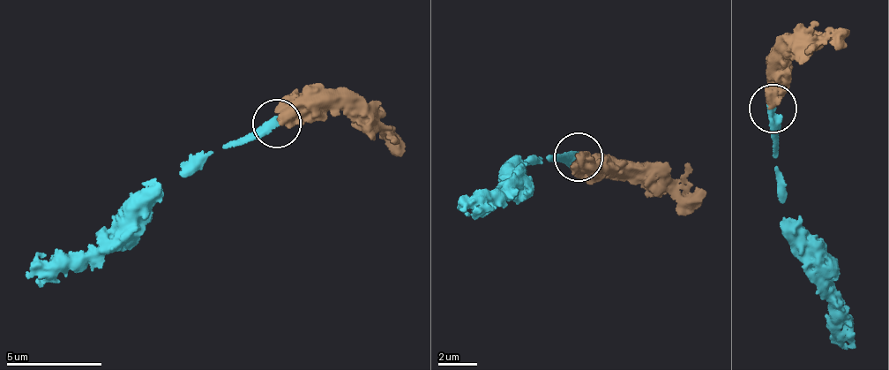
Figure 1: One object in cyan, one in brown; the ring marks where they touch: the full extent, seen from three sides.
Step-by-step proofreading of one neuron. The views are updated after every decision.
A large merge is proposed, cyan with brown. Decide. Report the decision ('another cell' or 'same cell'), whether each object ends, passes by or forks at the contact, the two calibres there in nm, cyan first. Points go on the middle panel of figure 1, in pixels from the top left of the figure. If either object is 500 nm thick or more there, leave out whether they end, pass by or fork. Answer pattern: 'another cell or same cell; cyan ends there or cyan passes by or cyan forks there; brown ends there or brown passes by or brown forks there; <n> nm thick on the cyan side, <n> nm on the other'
same cell; 440 nm thick on the cyan side, 550 nm on the other

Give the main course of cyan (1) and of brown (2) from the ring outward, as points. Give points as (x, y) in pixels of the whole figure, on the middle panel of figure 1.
1: (577, 156), (519, 161), (519, 177), (465, 209)
2: (581, 157), (663, 175), (706, 195)

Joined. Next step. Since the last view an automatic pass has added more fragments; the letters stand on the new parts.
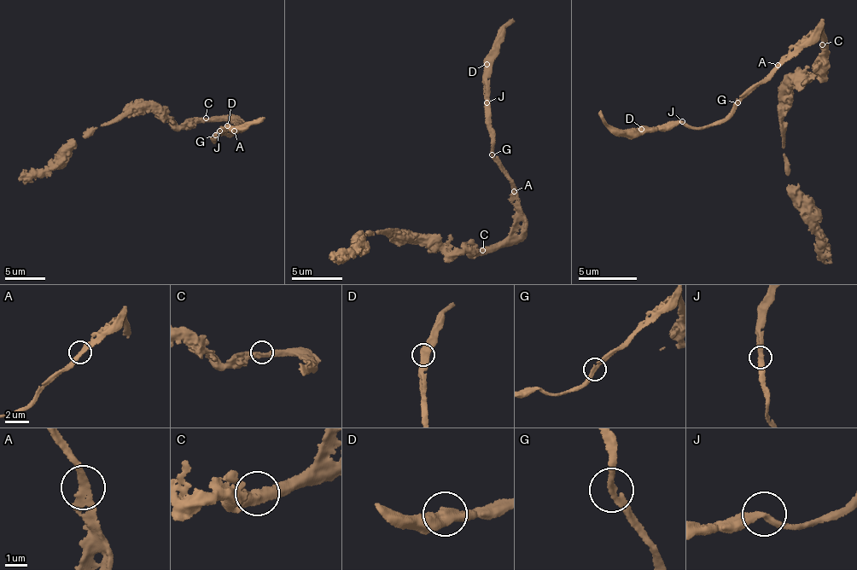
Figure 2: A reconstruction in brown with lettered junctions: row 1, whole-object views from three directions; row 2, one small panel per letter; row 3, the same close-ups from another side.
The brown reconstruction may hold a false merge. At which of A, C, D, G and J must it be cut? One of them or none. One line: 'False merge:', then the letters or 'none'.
False merge: none

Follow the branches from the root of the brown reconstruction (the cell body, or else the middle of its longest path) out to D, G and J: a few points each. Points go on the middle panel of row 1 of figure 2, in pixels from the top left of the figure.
D: (488, 252), (509, 234), (520, 212), (509, 178), (500, 169), (492, 148), (486, 118), (485, 84), (486, 64)
G: (488, 252), (509, 234), (520, 212), (509, 178), (495, 163), (492, 155)
J: (488, 252), (509, 234), (520, 212), (509, 178), (500, 169), (494, 152), (486, 103)

